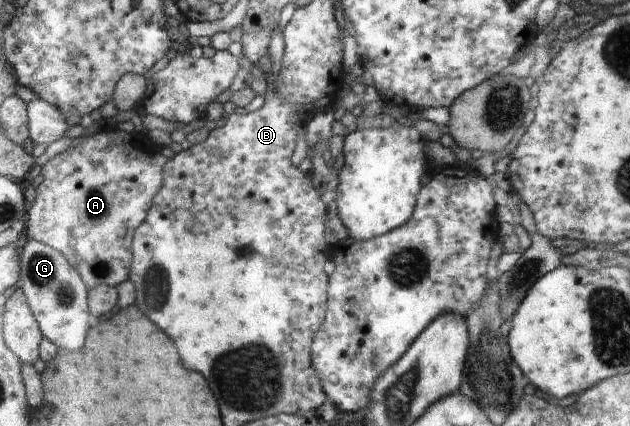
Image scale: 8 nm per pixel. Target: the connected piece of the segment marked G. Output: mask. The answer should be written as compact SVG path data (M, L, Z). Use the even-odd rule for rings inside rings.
M36 240L22 242L22 282L21 287L27 294L31 309L42 326L44 336L59 348L81 350L87 342L91 328L90 287L78 268L67 259L65 254Z

